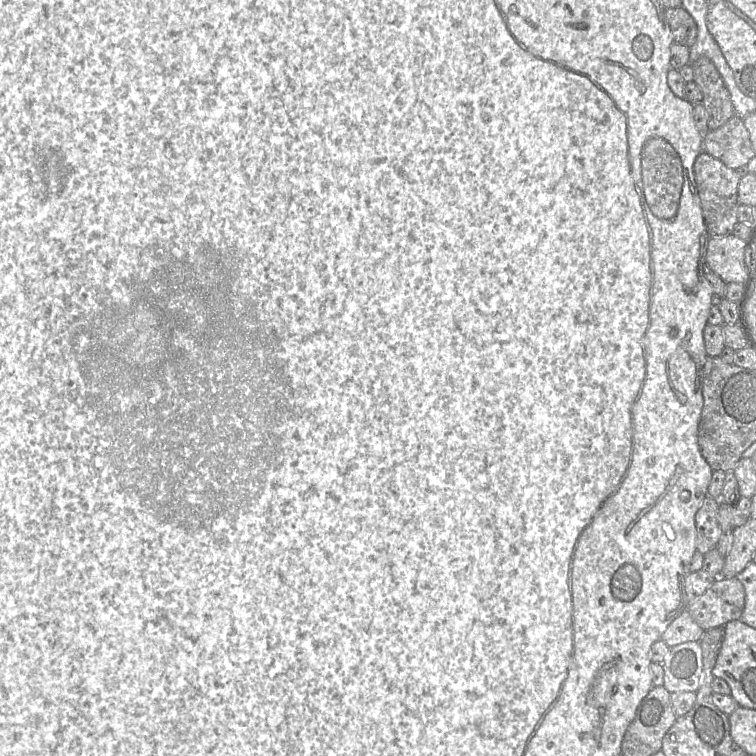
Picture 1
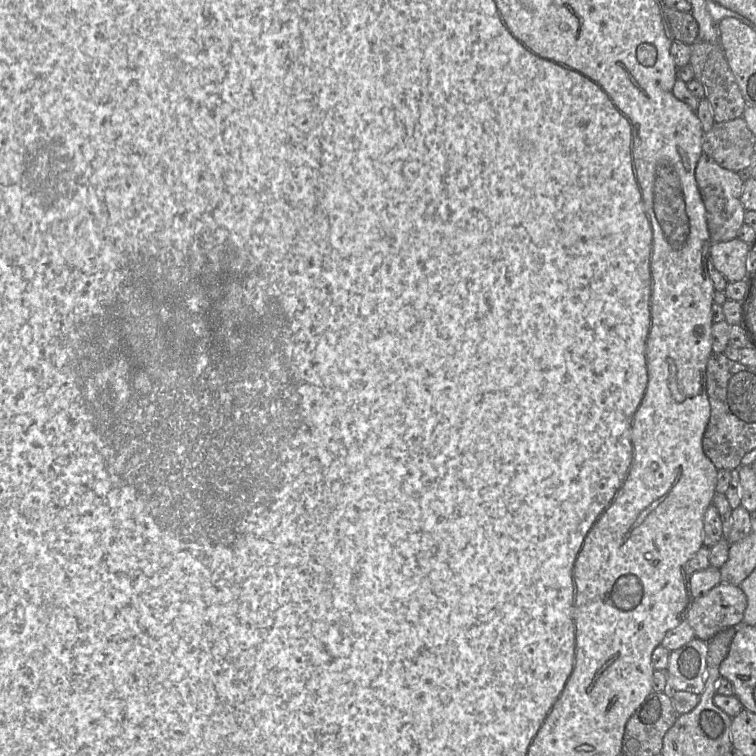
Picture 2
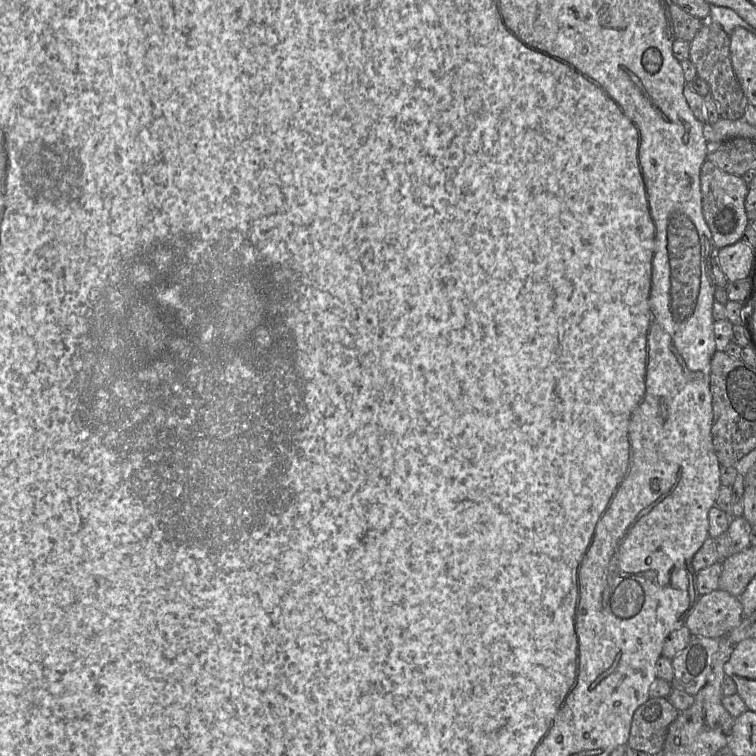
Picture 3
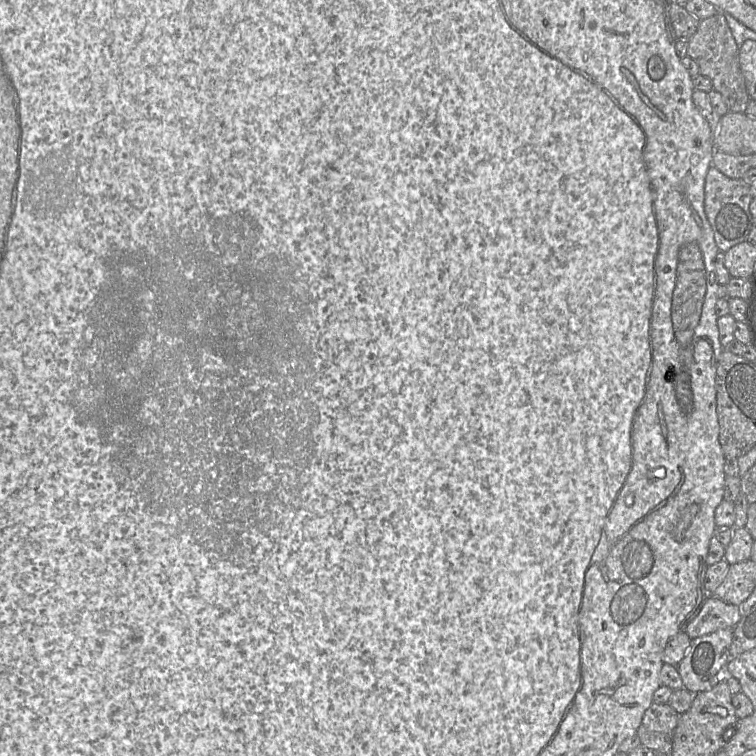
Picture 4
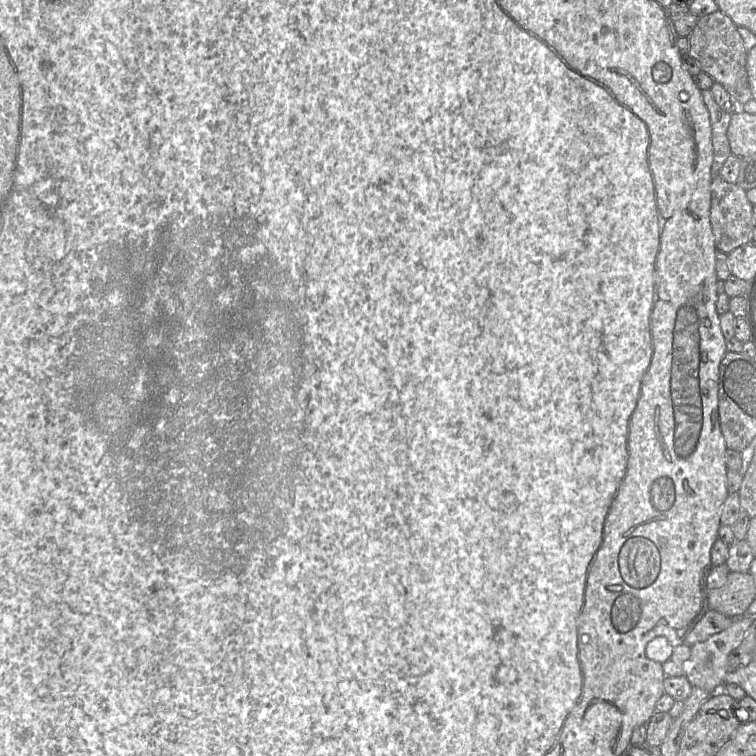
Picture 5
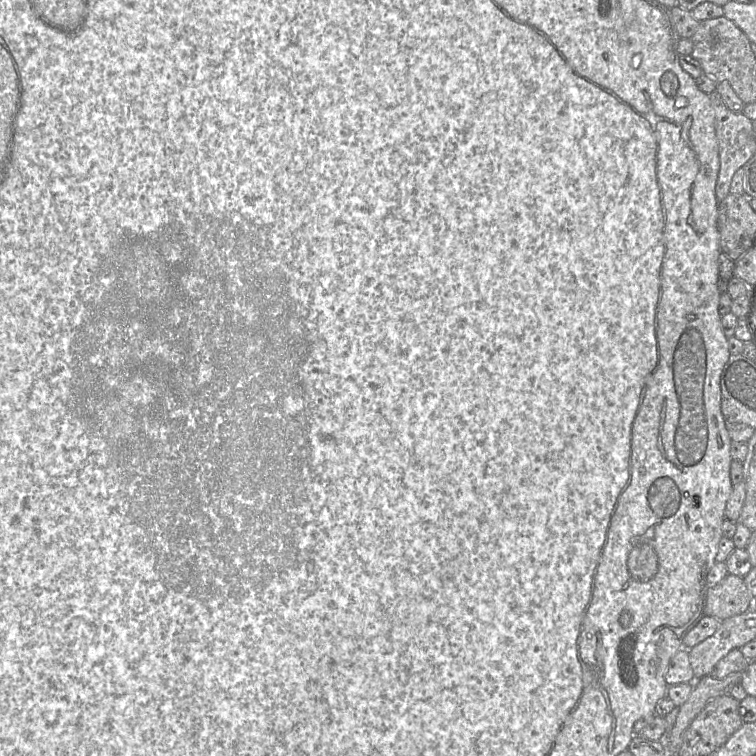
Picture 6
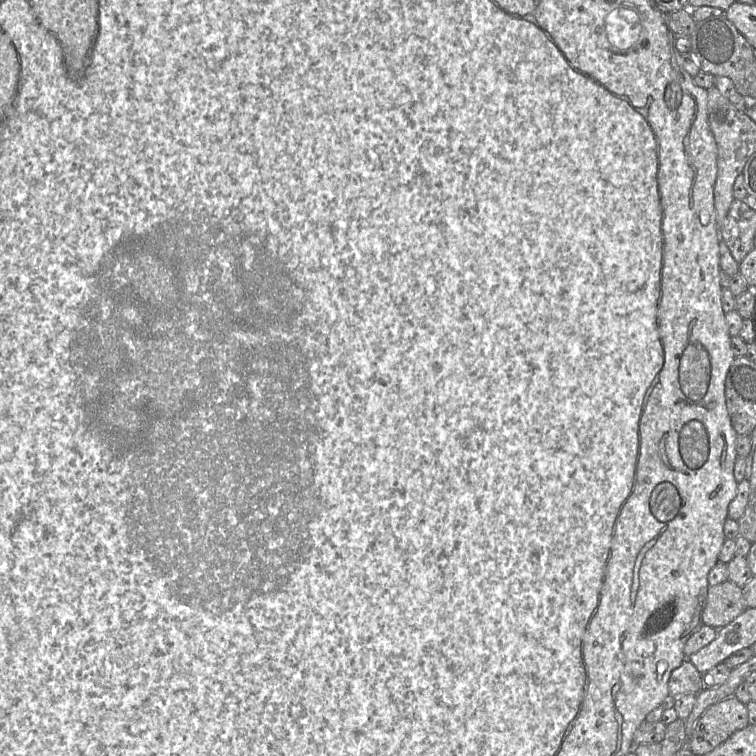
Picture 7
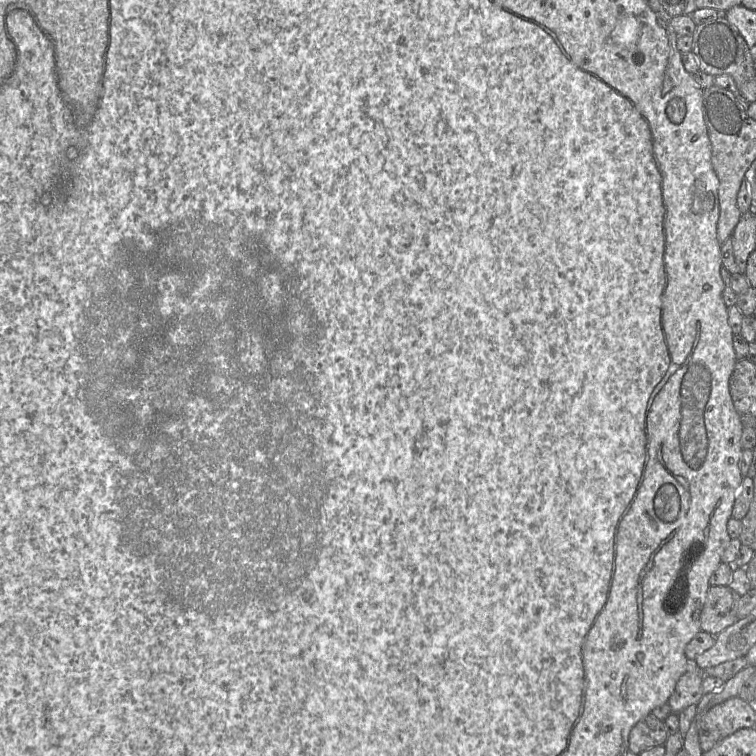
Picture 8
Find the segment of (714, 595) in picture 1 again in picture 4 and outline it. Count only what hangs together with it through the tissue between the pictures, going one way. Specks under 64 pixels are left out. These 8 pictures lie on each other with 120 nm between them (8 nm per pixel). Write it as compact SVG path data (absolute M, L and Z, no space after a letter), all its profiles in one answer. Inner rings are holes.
M709 596L698 615L688 624L685 632L690 639L696 639L718 630L733 629L741 618L738 606Z

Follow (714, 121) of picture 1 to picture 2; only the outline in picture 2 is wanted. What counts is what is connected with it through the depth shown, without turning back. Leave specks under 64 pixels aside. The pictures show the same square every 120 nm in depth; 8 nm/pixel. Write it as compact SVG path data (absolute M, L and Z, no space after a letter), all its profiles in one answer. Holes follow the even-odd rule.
M696 39L691 44L689 64L693 68L694 79L700 82L705 89L705 98L710 103L714 121L718 123L741 117L746 103L731 72L721 45Z

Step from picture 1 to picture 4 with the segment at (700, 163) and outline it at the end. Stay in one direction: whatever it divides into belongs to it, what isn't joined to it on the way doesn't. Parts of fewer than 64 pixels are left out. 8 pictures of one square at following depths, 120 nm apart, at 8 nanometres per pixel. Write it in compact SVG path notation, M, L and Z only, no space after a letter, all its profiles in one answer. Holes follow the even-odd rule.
M713 165L709 168L705 178L704 208L714 233L716 245L721 252L726 252L734 245L747 241L747 236L753 227L749 209L752 199L750 185L745 183L742 178L729 178Z

